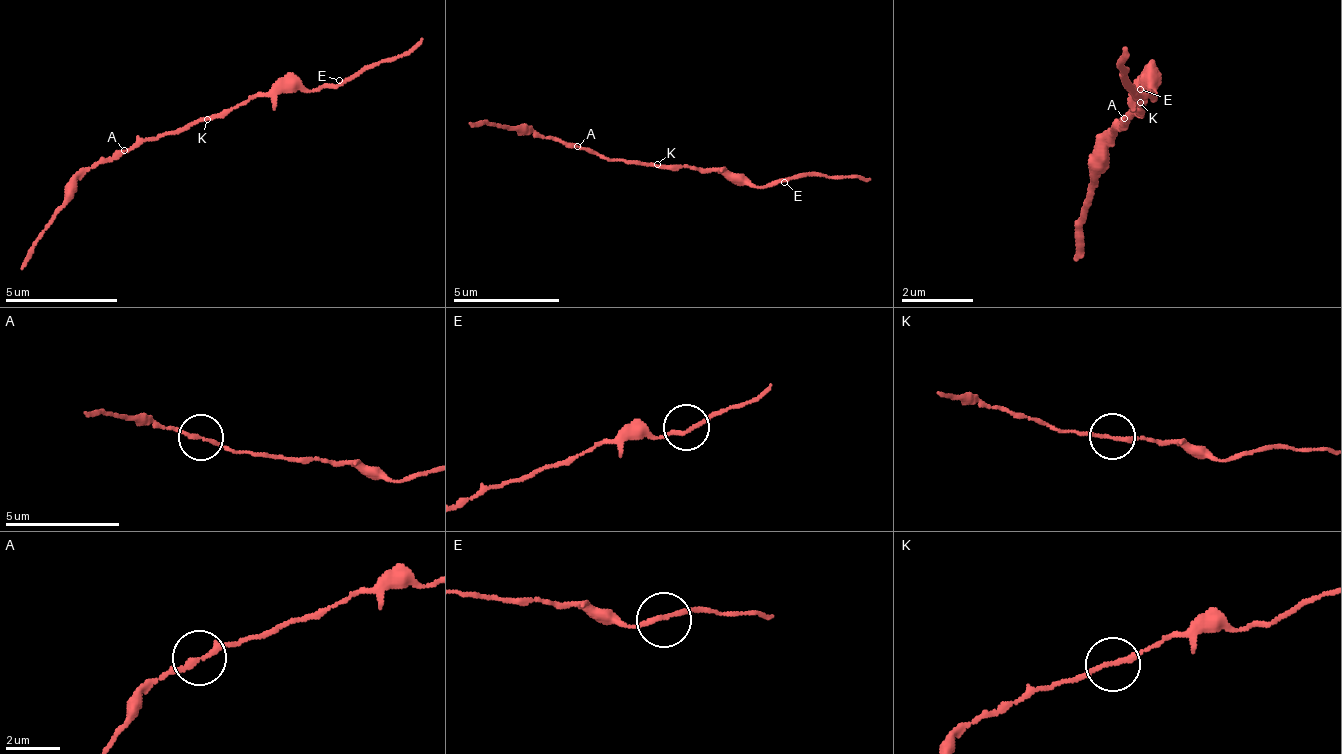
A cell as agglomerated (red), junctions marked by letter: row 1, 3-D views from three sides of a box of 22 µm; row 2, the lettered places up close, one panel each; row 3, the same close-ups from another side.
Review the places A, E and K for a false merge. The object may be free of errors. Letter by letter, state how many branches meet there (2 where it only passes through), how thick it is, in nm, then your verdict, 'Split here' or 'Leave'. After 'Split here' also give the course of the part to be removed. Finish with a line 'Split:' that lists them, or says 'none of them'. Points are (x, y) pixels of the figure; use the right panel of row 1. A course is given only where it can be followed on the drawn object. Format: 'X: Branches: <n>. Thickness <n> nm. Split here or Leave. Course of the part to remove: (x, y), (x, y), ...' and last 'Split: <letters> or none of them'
A: Branches: 2. Thickness 180 nm. Leave
E: Branches: 2. Thickness 170 nm. Leave
K: Branches: 2. Thickness 180 nm. Leave
Split: none of them

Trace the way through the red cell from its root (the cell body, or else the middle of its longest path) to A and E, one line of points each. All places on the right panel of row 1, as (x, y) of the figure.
A: (1142, 100), (1143, 98), (1145, 105), (1146, 103), (1139, 109), (1142, 105), (1143, 112), (1139, 106), (1126, 116)
E: (1142, 100), (1135, 108), (1132, 95), (1146, 84), (1148, 96), (1155, 90), (1140, 89)

